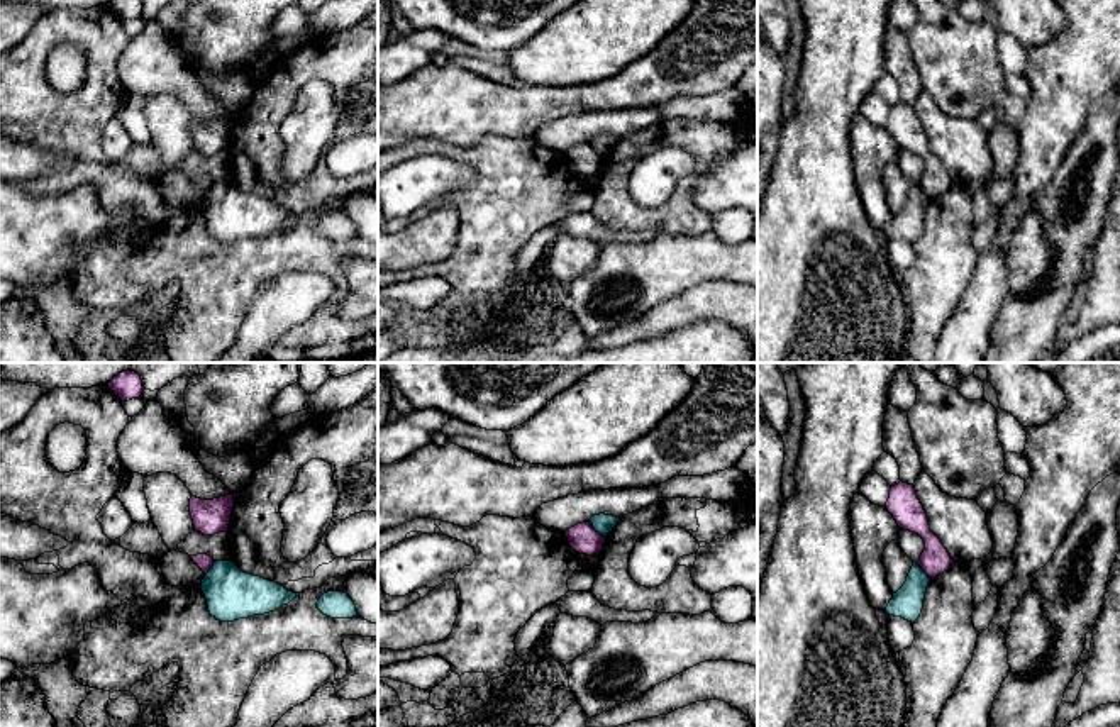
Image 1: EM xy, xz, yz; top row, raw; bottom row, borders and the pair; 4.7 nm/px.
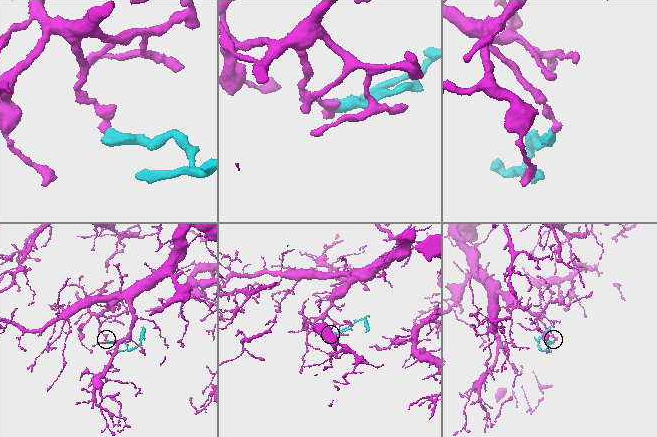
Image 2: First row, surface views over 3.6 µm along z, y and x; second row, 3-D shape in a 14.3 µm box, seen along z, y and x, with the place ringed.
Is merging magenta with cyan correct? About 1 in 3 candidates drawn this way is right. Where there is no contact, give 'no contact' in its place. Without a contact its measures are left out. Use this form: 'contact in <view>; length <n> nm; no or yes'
contact in xz; length 120 nm; no

